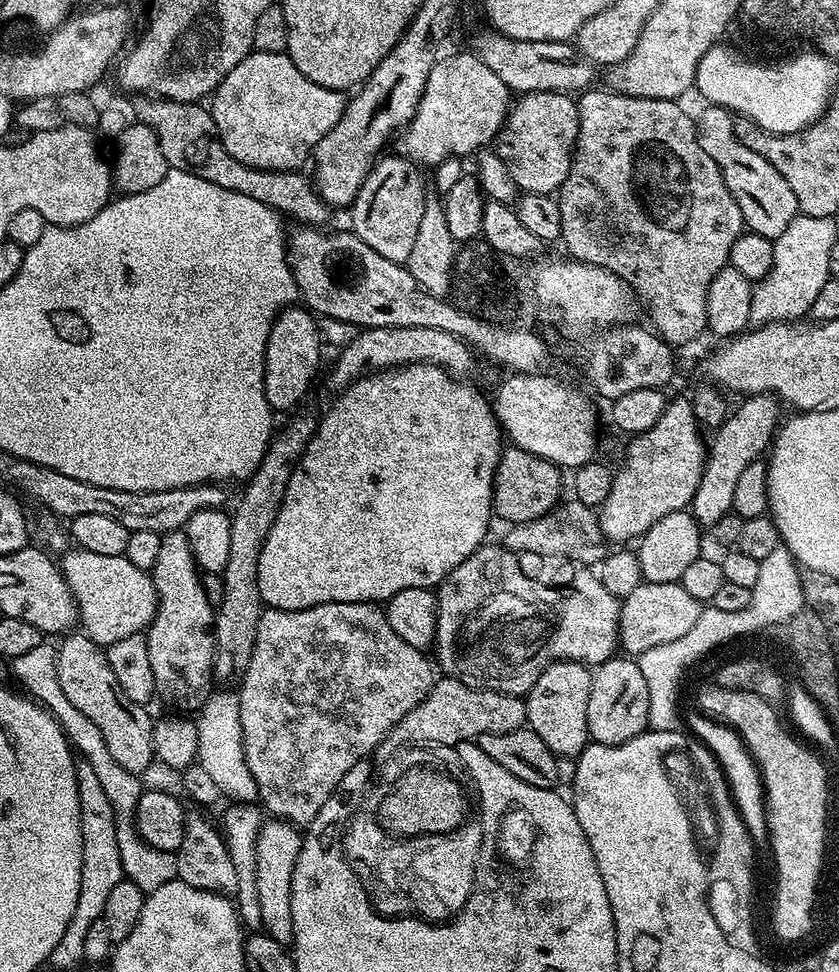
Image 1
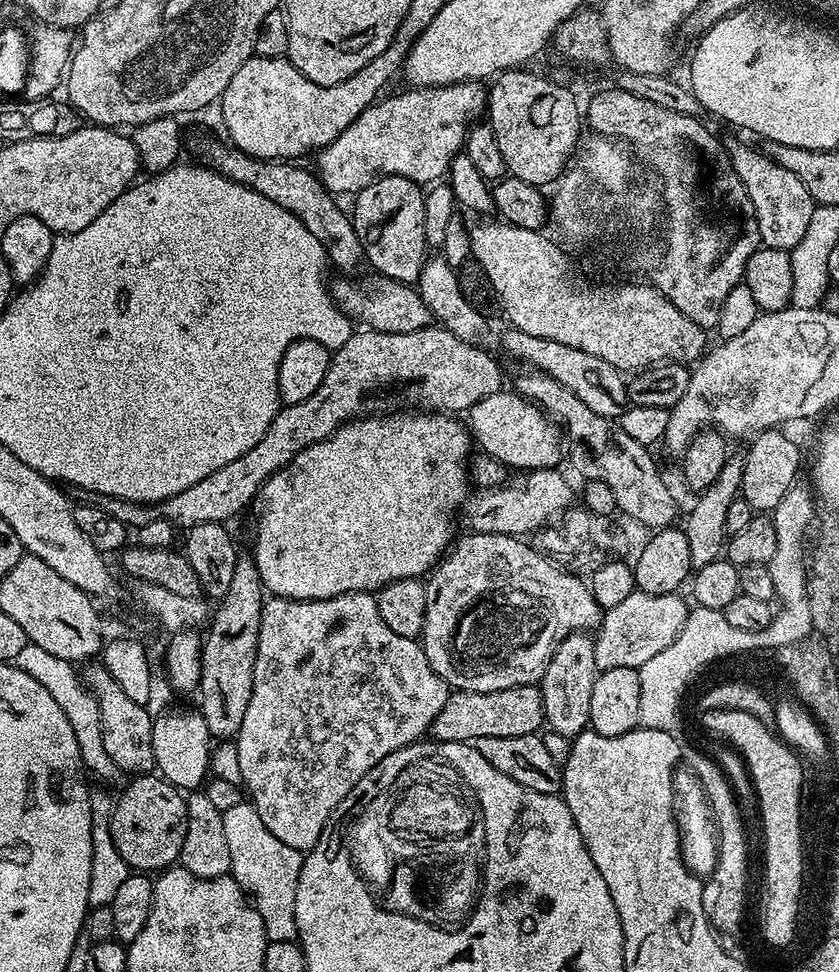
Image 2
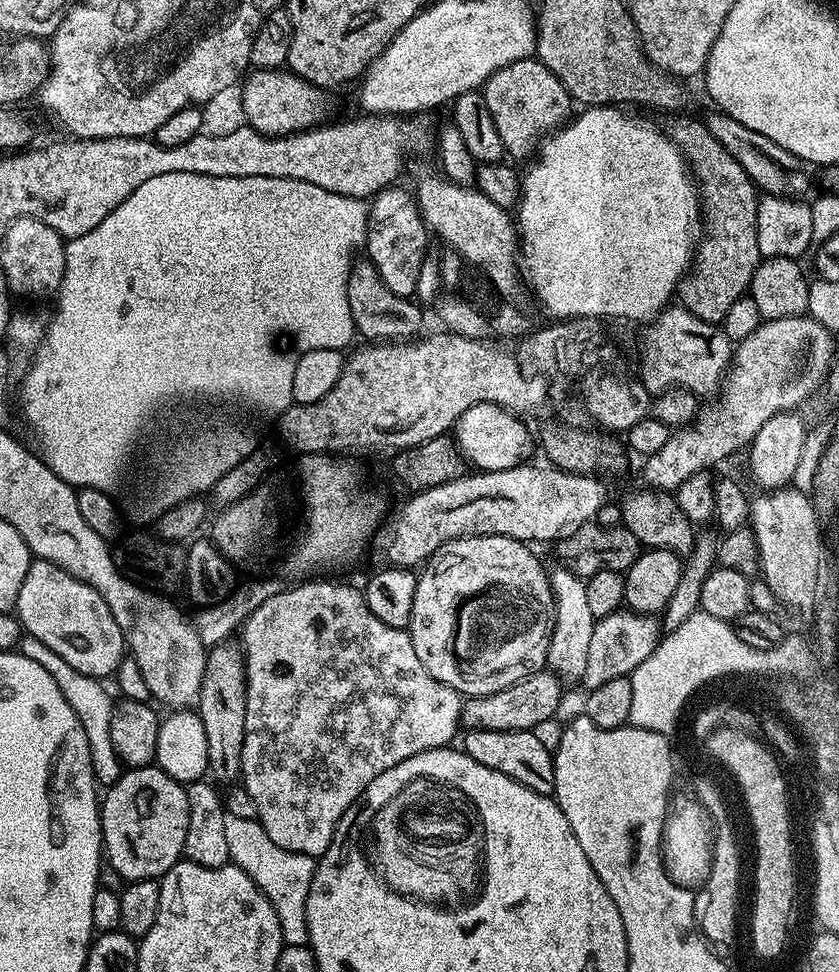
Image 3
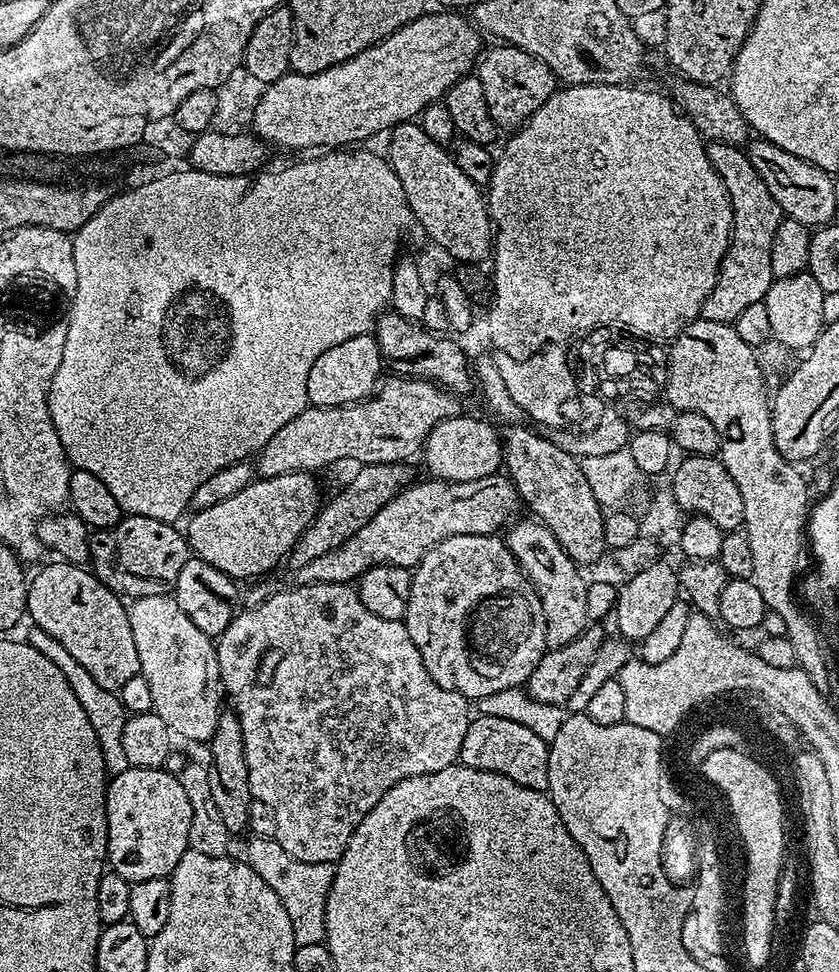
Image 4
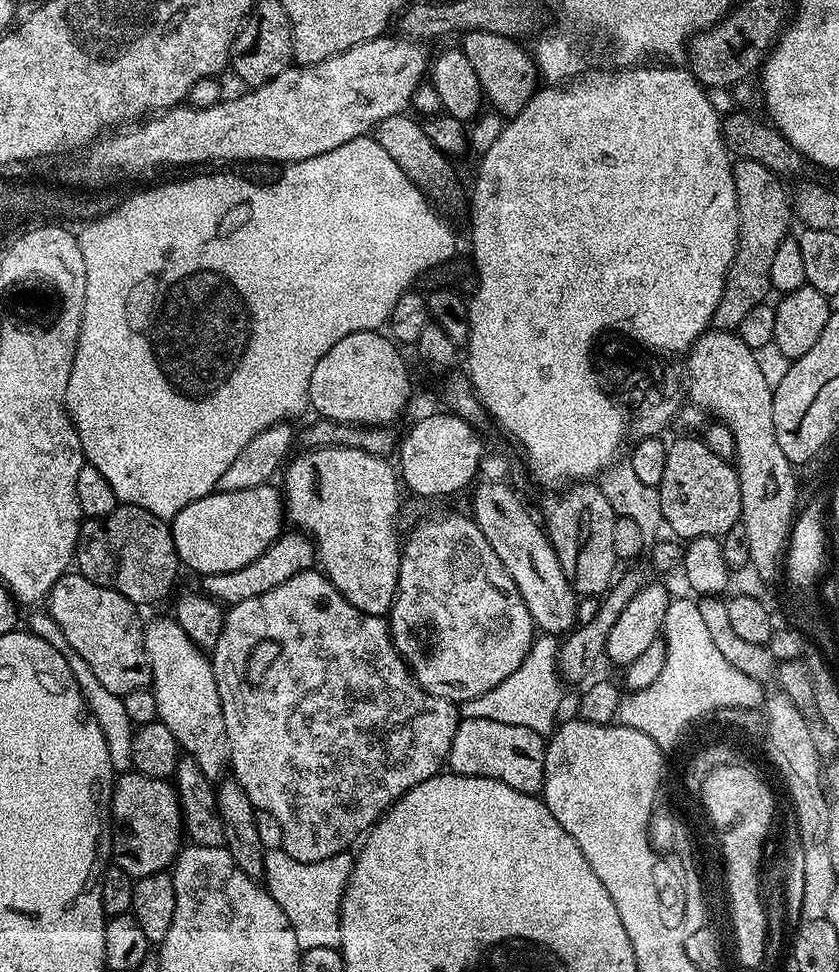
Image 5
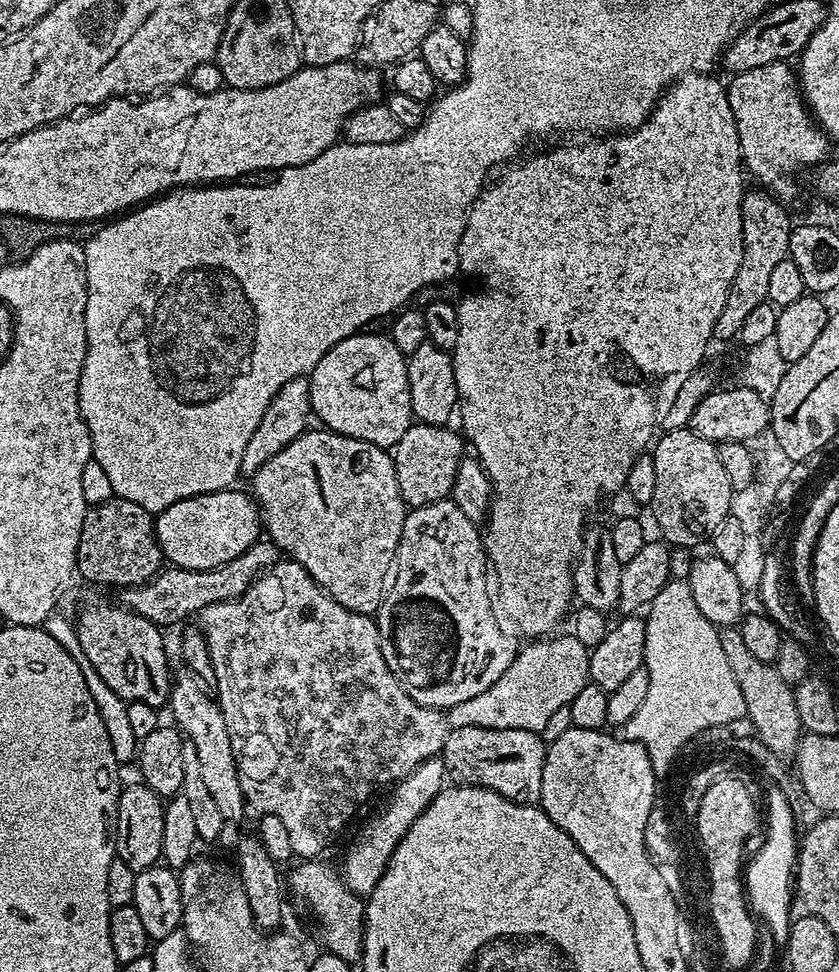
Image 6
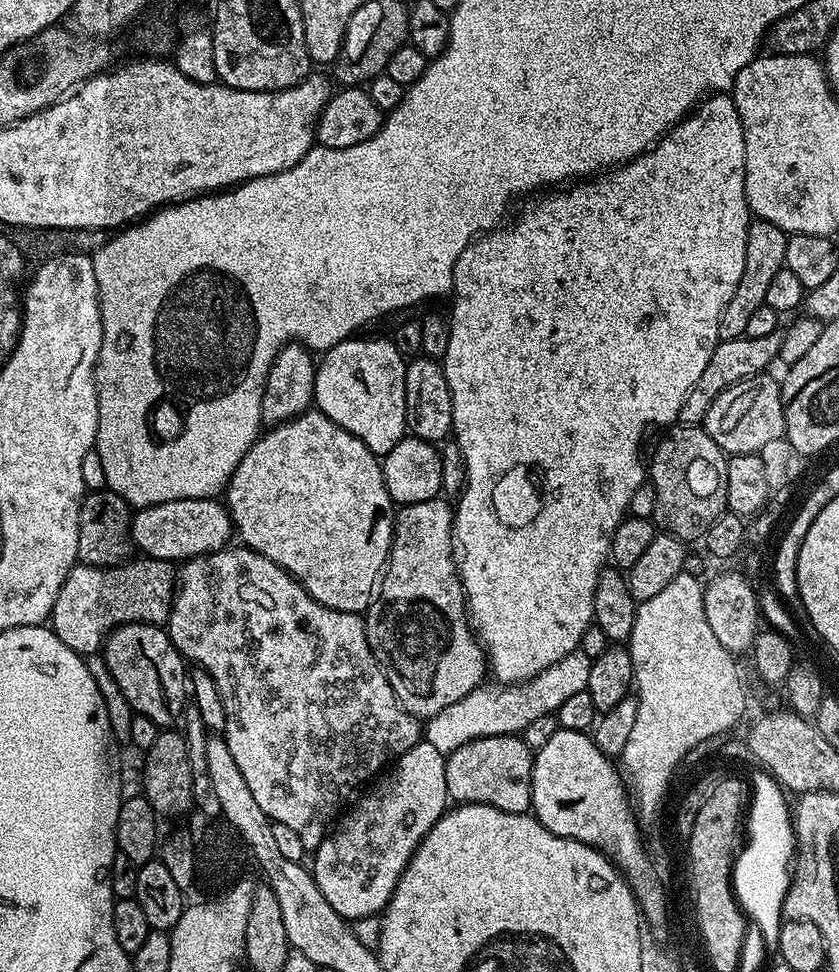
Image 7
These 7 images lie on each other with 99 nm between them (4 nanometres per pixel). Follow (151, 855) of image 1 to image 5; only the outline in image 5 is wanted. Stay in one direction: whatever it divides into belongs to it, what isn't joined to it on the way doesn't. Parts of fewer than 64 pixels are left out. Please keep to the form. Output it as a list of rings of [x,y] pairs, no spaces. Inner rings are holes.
[[[36,611],[40,612],[34,613],[29,618],[28,624],[26,624],[27,631],[33,632],[35,636],[42,638],[46,642],[50,642],[50,646],[54,646],[66,658],[70,670],[74,670],[74,678],[82,690],[84,701],[88,703],[88,709],[94,714],[98,726],[102,726],[102,734],[106,738],[106,750],[110,750],[113,773],[123,774],[133,771],[132,734],[134,726],[126,714],[123,696],[110,694],[110,690],[106,690],[106,686],[102,686],[102,682],[98,682],[94,670],[90,670],[90,666],[86,666],[86,662],[82,662],[82,658],[72,649],[70,642],[66,642],[66,634],[62,634],[62,626],[58,626],[58,622],[54,622],[54,618],[48,615],[47,611]]]

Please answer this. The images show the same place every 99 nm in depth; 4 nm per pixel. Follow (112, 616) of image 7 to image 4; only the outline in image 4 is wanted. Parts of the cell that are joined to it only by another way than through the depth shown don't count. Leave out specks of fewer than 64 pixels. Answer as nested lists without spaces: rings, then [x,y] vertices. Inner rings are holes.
[[[400,463],[359,465],[355,469],[357,472],[353,474],[352,481],[312,517],[310,526],[306,526],[306,530],[289,552],[287,567],[290,566],[289,569],[295,570],[306,566],[306,562],[314,562],[314,558],[322,558],[322,554],[334,550],[358,530],[362,530],[362,526],[366,526],[370,518],[374,518],[374,514],[378,514],[378,510],[382,510],[382,506],[386,506],[386,502],[394,499],[409,483],[410,477],[406,469],[407,467]]]

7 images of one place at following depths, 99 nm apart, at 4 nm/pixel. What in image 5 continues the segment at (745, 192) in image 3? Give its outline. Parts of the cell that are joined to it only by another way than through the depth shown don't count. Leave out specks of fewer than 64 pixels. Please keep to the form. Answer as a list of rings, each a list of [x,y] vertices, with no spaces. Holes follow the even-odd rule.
[[[737,159],[732,165],[732,173],[740,215],[740,240],[736,244],[736,256],[732,259],[718,310],[712,315],[711,327],[716,330],[739,329],[749,310],[769,299],[768,292],[773,291],[770,266],[774,263],[774,254],[778,254],[778,246],[782,246],[789,235],[788,223],[794,220],[794,208],[790,200],[788,204],[788,196],[780,185],[783,184],[781,177],[762,166],[762,162]]]

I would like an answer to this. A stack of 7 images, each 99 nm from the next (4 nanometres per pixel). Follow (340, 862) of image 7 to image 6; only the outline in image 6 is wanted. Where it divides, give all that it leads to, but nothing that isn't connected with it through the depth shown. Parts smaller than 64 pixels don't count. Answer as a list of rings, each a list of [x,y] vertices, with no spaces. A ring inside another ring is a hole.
[[[435,756],[418,765],[407,778],[391,789],[392,797],[389,798],[384,812],[370,817],[361,826],[360,833],[353,838],[352,845],[344,852],[342,879],[345,887],[364,898],[374,890],[374,886],[378,886],[378,878],[388,868],[388,862],[394,854],[398,842],[418,818],[418,814],[422,814],[422,810],[426,810],[428,803],[439,794],[445,784],[444,761],[440,756]]]

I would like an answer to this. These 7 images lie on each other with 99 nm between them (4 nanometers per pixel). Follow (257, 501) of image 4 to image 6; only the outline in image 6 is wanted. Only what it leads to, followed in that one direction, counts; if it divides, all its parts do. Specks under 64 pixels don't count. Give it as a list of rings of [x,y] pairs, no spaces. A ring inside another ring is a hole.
[[[230,487],[220,492],[198,494],[182,502],[174,502],[174,506],[159,512],[155,517],[156,537],[169,565],[186,570],[210,570],[238,558],[246,550],[250,550],[253,542],[261,539],[262,521],[255,499],[247,491],[244,491],[245,493],[236,491],[235,487]]]

